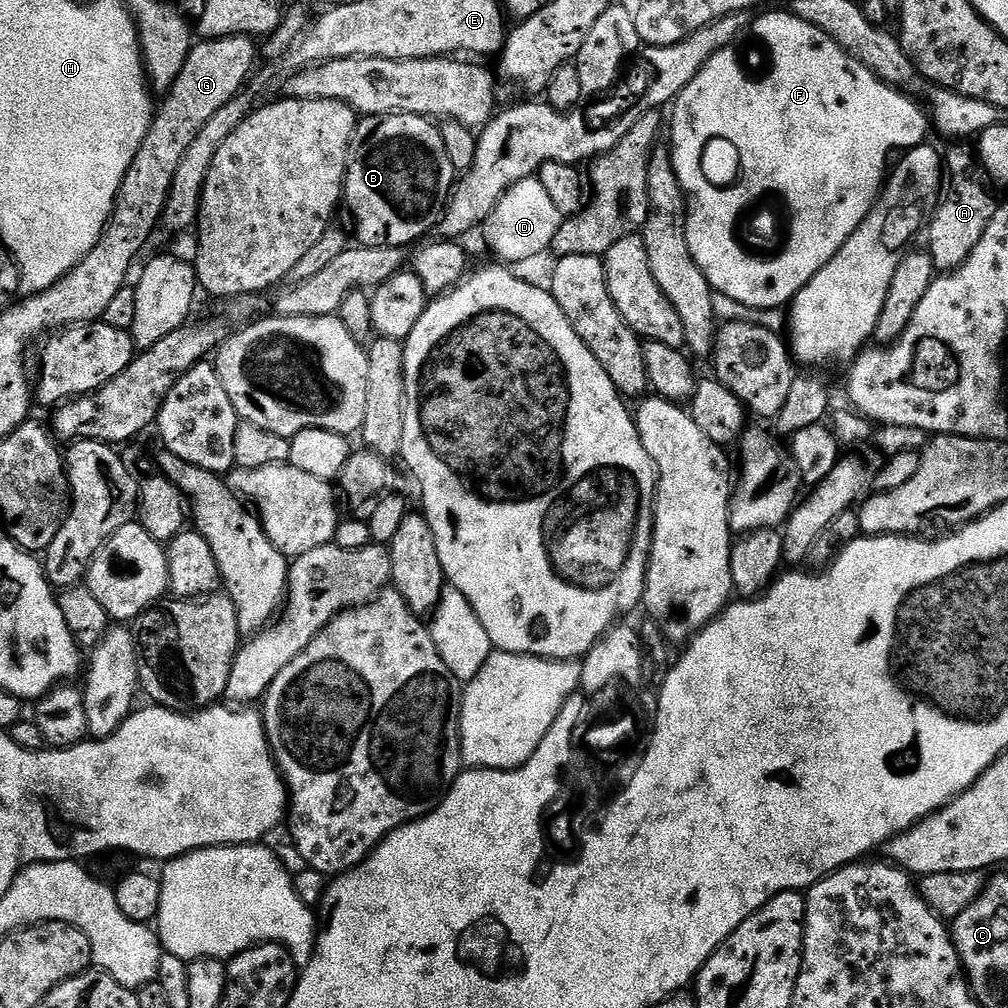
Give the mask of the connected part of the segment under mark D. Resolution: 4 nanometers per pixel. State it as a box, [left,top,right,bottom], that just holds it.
[482,178,562,266]

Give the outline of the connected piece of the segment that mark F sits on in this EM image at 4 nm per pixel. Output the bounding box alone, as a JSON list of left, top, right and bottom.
[670,10,930,309]

